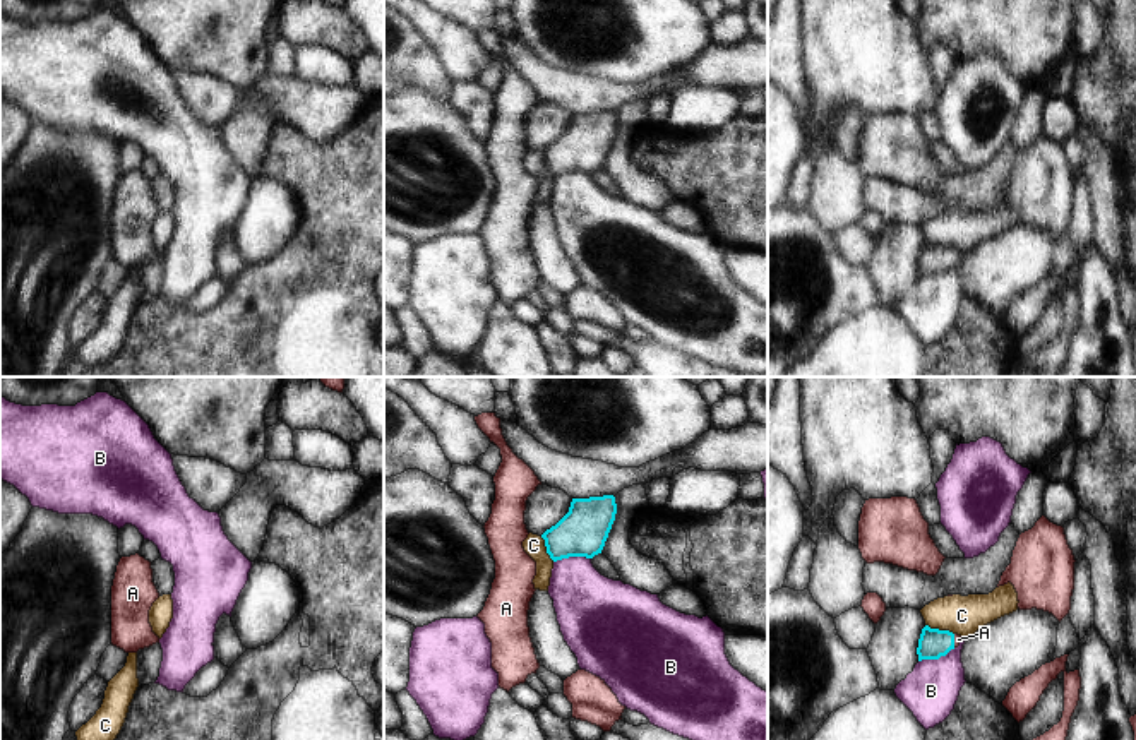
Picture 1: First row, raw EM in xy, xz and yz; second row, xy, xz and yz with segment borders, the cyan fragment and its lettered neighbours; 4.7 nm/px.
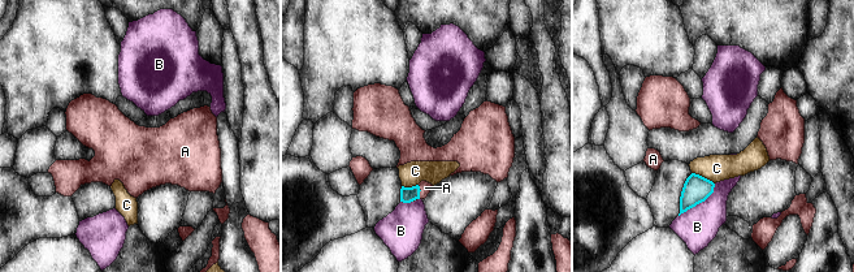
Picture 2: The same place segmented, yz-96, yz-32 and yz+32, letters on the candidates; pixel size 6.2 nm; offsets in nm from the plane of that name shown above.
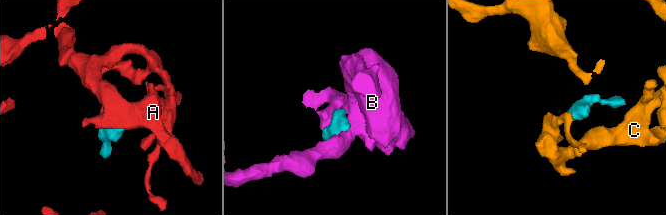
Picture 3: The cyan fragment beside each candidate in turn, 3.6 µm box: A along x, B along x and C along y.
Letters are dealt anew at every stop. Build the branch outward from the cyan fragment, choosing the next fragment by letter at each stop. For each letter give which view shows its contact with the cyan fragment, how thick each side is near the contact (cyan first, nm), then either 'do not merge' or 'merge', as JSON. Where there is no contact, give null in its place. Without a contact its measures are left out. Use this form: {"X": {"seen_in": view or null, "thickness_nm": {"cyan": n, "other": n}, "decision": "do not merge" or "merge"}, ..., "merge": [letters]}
{"A": {"seen_in": "yz", "thickness_nm": {"cyan": 140, "other": 40}, "decision": "merge"}, "B": {"seen_in": "xz", "thickness_nm": {"cyan": 220, "other": 320}, "decision": "do not merge"}, "C": {"seen_in": "yz", "thickness_nm": {"cyan": 140, "other": 190}, "decision": "do not merge"}, "merge": ["A"]}

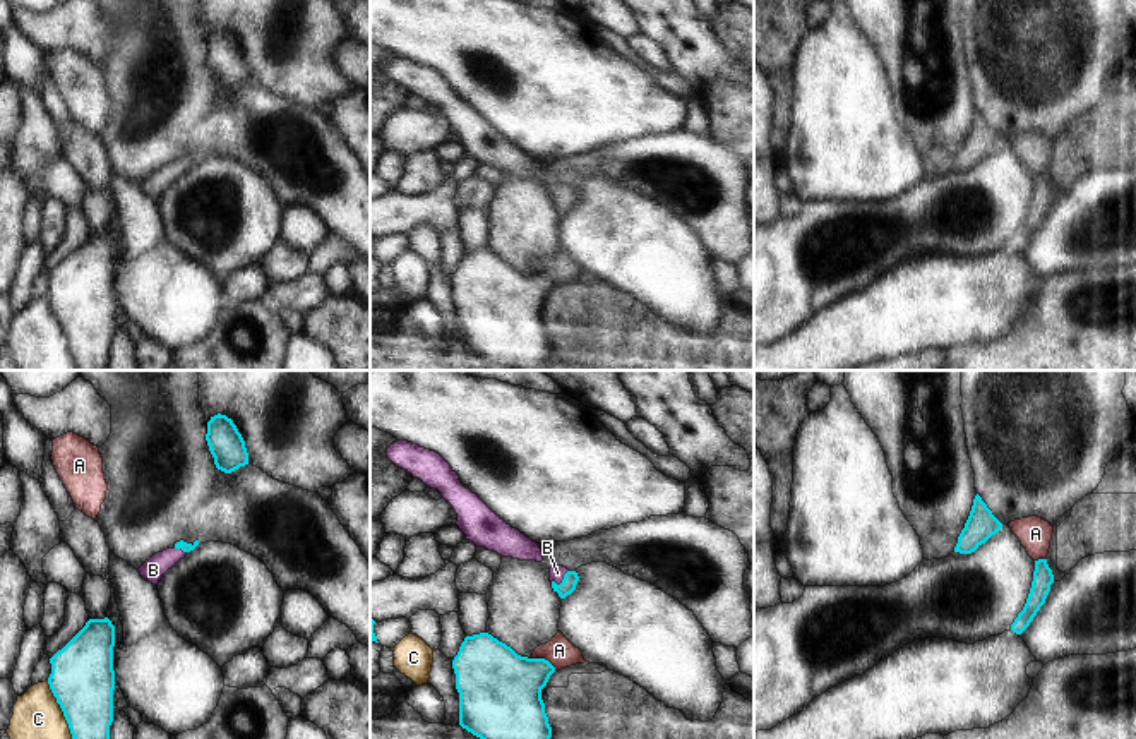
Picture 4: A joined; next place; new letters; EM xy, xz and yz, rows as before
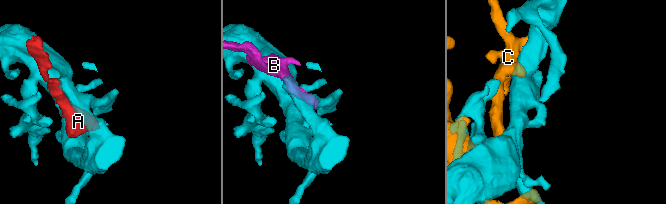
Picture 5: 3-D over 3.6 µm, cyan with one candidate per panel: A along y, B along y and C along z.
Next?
{"A": {"seen_in": "xz", "thickness_nm": {"cyan": 380, "other": 140}, "decision": "do not merge"}, "B": {"seen_in": "xz", "thickness_nm": {"cyan": 70, "other": 70}, "decision": "merge"}, "C": {"seen_in": "xy", "thickness_nm": {"cyan": 300, "other": 220}, "decision": "do not merge"}, "merge": ["B"]}

